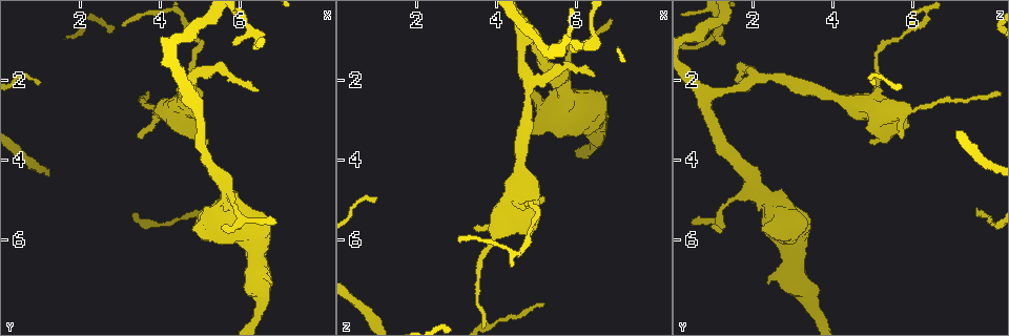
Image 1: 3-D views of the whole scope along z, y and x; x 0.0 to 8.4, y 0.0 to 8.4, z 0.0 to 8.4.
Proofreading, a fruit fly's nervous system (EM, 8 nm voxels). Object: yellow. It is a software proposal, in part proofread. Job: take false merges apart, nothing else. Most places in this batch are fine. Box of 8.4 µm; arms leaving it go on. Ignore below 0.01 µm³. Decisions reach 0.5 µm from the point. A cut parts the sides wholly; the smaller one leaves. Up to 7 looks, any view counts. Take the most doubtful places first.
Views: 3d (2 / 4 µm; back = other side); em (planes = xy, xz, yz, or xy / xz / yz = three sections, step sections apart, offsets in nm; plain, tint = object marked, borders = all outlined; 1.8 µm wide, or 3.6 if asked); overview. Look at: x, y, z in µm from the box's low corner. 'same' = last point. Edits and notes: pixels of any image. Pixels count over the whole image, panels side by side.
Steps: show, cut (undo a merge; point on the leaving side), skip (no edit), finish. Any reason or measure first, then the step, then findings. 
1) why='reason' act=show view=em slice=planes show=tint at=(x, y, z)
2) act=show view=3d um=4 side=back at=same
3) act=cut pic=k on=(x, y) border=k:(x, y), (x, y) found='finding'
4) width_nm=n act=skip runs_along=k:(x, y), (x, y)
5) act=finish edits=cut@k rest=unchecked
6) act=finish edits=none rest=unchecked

why='calibre changes' act=show view=em um=3.6 slice=xz step=8 show=tint at=(5.80, 5.25, 2.55)

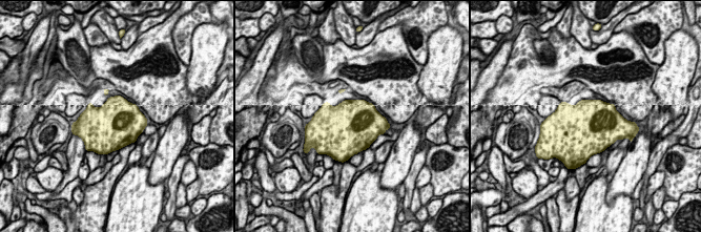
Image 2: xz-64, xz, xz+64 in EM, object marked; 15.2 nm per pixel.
act=skip found='continuous, no second cell'

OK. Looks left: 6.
why='two arms in line, one across' act=show view=em slice=planes show=tint at=(4.80, 2.45, 0.85)

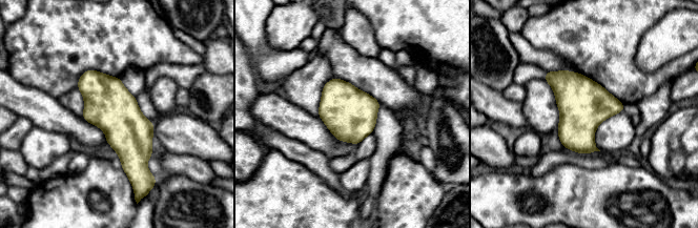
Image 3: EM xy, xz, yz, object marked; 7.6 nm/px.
act=skip found='all the same cell'

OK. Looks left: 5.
why='sharp bend' act=show view=em slice=planes show=borders at=(6.45, 0.95, 1.00)

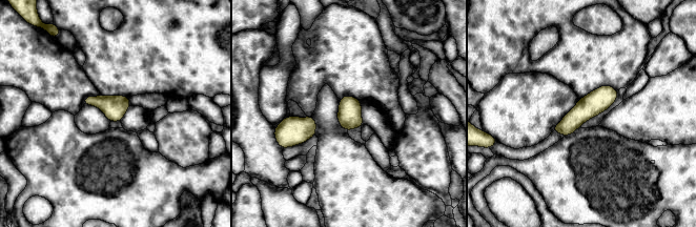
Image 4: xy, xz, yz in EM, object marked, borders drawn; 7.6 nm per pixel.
width_nm=180 act=skip runs_along=4:(615, 94), (556, 129) found='continuous, no second cell'

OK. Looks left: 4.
act=finish edits=none rest=unchecked

